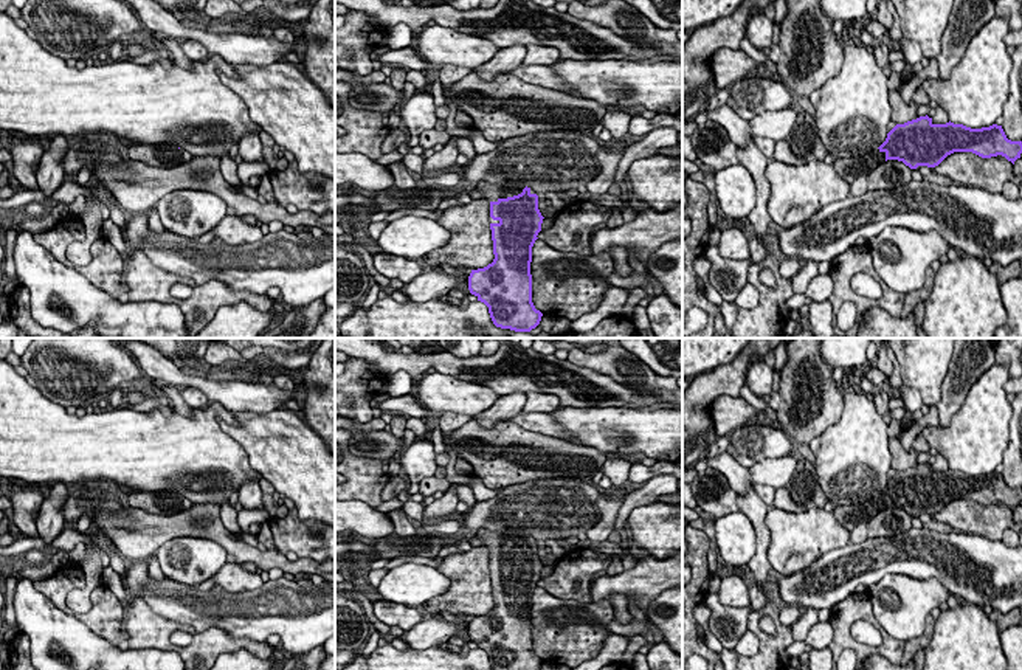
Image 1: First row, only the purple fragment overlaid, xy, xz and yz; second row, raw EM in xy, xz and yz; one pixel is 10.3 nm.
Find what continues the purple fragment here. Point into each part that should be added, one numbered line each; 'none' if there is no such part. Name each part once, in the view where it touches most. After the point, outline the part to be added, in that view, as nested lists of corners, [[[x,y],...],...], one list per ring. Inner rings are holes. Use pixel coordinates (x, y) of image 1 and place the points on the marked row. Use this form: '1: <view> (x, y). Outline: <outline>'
1: xz (492, 191). Outline: [[[481,181],[476,185],[476,189],[482,194],[484,199],[490,202],[498,202],[499,199],[513,197],[523,192],[526,185],[516,181],[501,181],[501,183],[485,183]]]

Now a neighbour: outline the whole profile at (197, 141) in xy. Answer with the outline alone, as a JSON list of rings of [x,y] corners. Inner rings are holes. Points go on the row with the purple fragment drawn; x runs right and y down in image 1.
[[[0,11],[0,129],[5,133],[73,138],[90,132],[112,135],[116,146],[121,140],[147,146],[169,143],[192,157],[222,158],[245,133],[261,133],[262,129],[250,119],[243,99],[223,85],[219,71],[237,76],[233,64],[219,54],[211,54],[206,62],[194,60],[189,68],[175,62],[164,70],[160,62],[116,60],[78,70],[50,54],[16,25],[12,16]]]

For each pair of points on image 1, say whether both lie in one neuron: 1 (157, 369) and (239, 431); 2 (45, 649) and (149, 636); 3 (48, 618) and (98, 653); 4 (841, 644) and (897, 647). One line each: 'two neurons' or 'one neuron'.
1: two neurons
2: two neurons
3: one neuron
4: one neuron

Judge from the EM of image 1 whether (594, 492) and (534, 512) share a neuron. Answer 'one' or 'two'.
one

